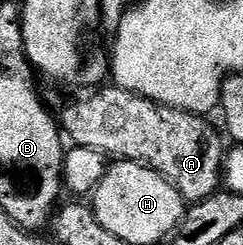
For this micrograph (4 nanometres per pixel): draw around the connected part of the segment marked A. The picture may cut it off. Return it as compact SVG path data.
M105 85L94 90L86 99L73 103L62 115L59 123L64 134L74 140L76 146L95 150L101 155L112 157L126 163L142 163L153 171L159 172L170 185L181 194L186 204L201 203L204 199L217 194L223 183L223 168L227 147L222 132L217 131L202 116L192 115L190 111L179 111L174 107L165 107L161 103L153 103L116 85Z

